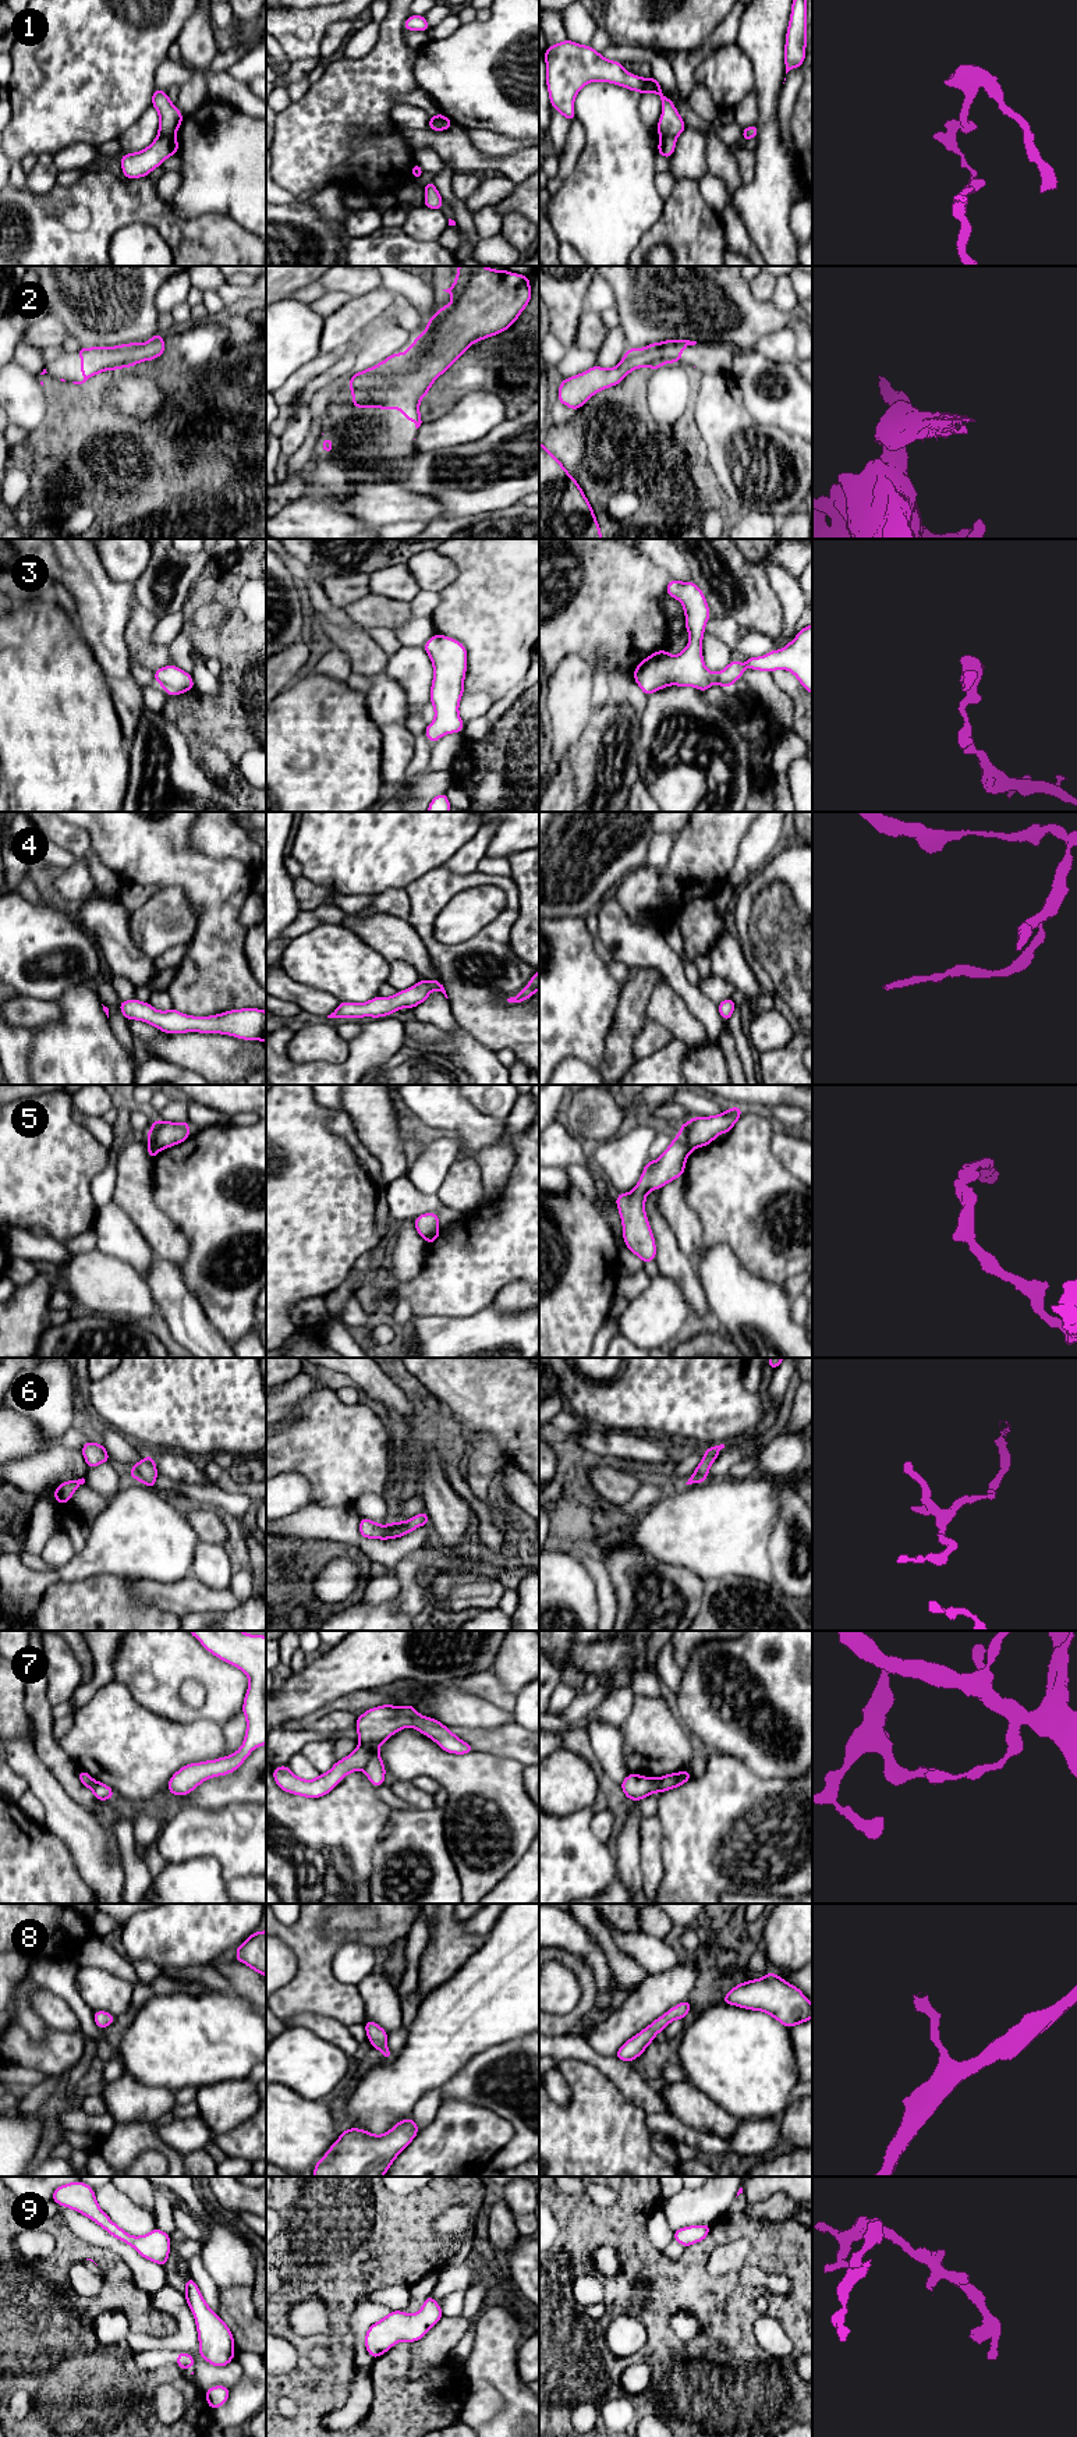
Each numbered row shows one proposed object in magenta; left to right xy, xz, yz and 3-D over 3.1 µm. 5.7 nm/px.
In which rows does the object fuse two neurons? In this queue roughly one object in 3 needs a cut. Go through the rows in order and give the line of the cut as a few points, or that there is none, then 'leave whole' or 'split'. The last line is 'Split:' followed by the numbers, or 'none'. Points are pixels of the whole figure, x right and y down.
1: xy (158, 134), (174, 135) | split
2: no cut | leave whole
3: no cut | leave whole
4: no cut | leave whole
5: yz (680, 1134), (693, 1149) | split
6: no cut | leave whole
7: xz (360, 1744), (368, 1752), (368, 1762), (364, 1769) | split
8: no cut | leave whole
9: no cut | leave whole
Split: 1, 5, 7

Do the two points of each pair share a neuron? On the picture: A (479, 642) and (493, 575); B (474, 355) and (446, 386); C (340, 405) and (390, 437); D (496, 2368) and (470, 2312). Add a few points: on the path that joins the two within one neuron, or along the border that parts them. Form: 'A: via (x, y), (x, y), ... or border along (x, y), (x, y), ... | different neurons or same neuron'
A: via (493, 625), (493, 592) | same neuron
B: via (466, 361), (447, 378) | same neuron
C: via (353, 412), (371, 418), (378, 425) | same neuron
D: border along (485, 2306), (473, 2322) | different neurons

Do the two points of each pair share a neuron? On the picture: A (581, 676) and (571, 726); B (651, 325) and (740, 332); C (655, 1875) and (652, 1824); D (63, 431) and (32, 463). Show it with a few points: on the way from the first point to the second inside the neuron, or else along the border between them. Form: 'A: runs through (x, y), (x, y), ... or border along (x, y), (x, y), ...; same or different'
A: runs through (571, 688), (571, 713); same
B: runs through (673, 325), (718, 325); same
C: runs through (651, 1862), (651, 1837); same
D: runs through (56, 439), (41, 454); same

